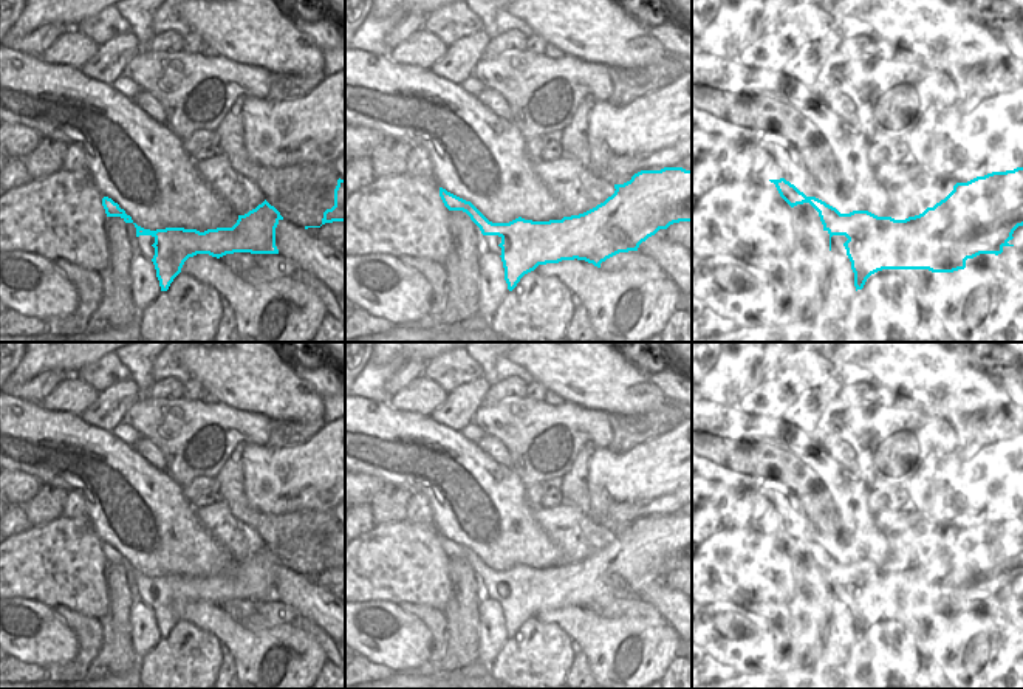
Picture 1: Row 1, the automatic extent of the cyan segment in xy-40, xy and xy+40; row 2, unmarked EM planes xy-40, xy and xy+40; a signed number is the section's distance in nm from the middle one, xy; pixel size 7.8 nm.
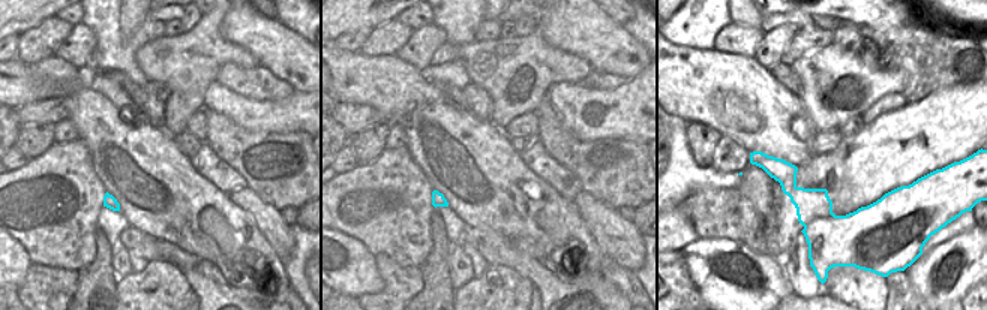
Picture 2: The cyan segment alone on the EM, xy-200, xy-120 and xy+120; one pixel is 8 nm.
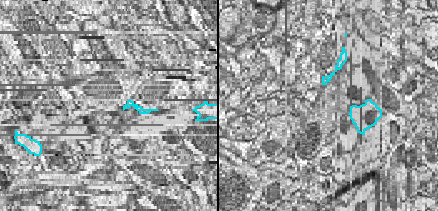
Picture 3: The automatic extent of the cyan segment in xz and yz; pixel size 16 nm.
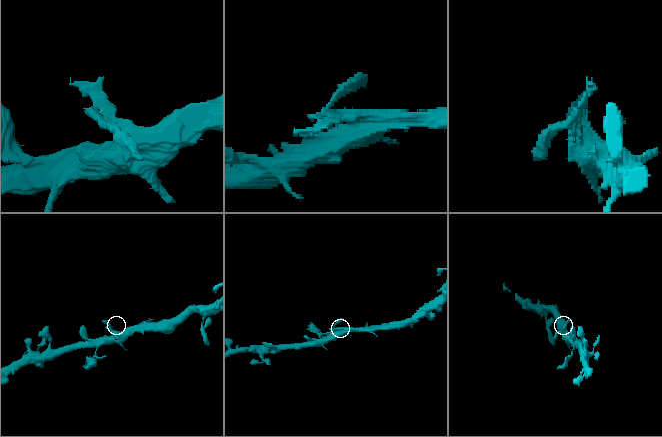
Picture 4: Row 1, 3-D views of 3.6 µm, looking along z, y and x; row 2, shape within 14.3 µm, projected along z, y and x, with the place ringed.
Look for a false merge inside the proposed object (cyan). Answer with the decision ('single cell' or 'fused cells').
single cell

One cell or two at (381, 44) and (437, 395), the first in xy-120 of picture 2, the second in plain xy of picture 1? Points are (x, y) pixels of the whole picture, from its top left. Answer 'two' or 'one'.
one

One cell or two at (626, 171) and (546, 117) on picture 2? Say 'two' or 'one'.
one

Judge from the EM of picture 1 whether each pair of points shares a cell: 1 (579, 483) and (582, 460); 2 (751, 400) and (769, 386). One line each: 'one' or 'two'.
1: one
2: one

